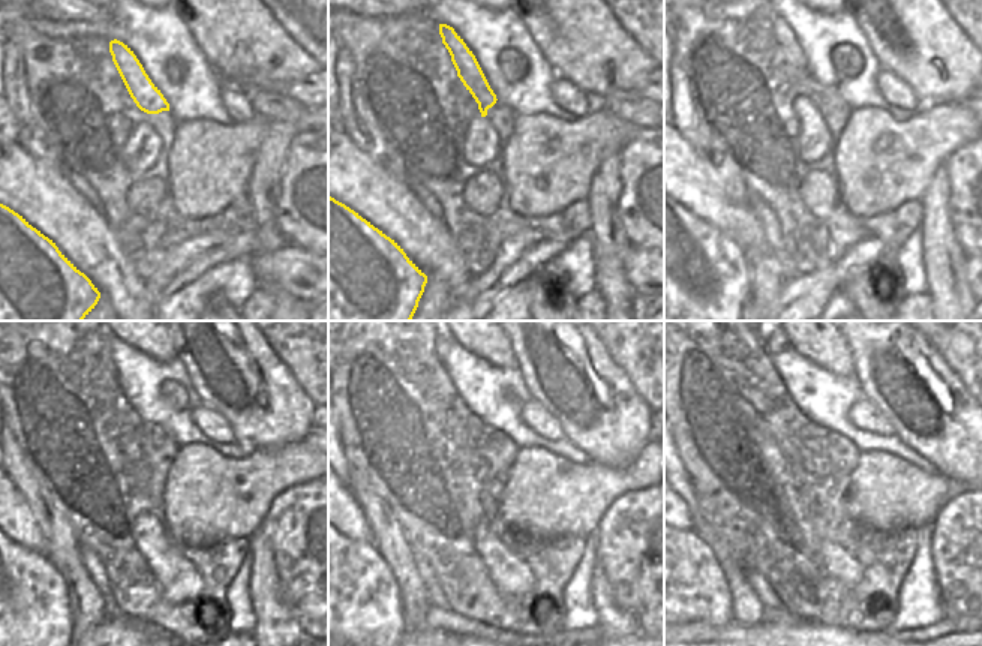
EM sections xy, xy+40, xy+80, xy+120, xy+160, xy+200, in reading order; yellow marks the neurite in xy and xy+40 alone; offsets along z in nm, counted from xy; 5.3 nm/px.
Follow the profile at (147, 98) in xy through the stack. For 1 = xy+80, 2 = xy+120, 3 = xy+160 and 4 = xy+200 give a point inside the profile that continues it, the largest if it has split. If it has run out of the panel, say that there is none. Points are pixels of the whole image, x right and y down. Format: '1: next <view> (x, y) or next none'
1: next xy+80 (783, 33)
2: next xy+120 (105, 354)
3: next xy+160 (441, 351)
4: next xy+200 (771, 351)

